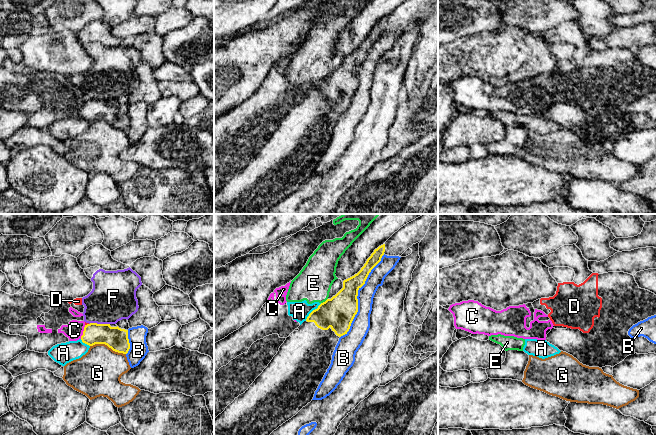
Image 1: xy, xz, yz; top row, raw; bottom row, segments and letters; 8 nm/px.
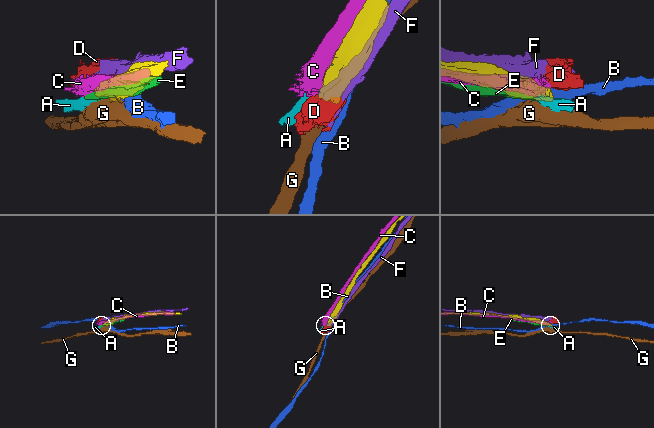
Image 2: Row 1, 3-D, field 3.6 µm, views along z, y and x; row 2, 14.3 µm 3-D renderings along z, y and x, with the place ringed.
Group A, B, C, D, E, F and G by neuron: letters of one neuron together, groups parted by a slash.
A E / B / C / D F / G

